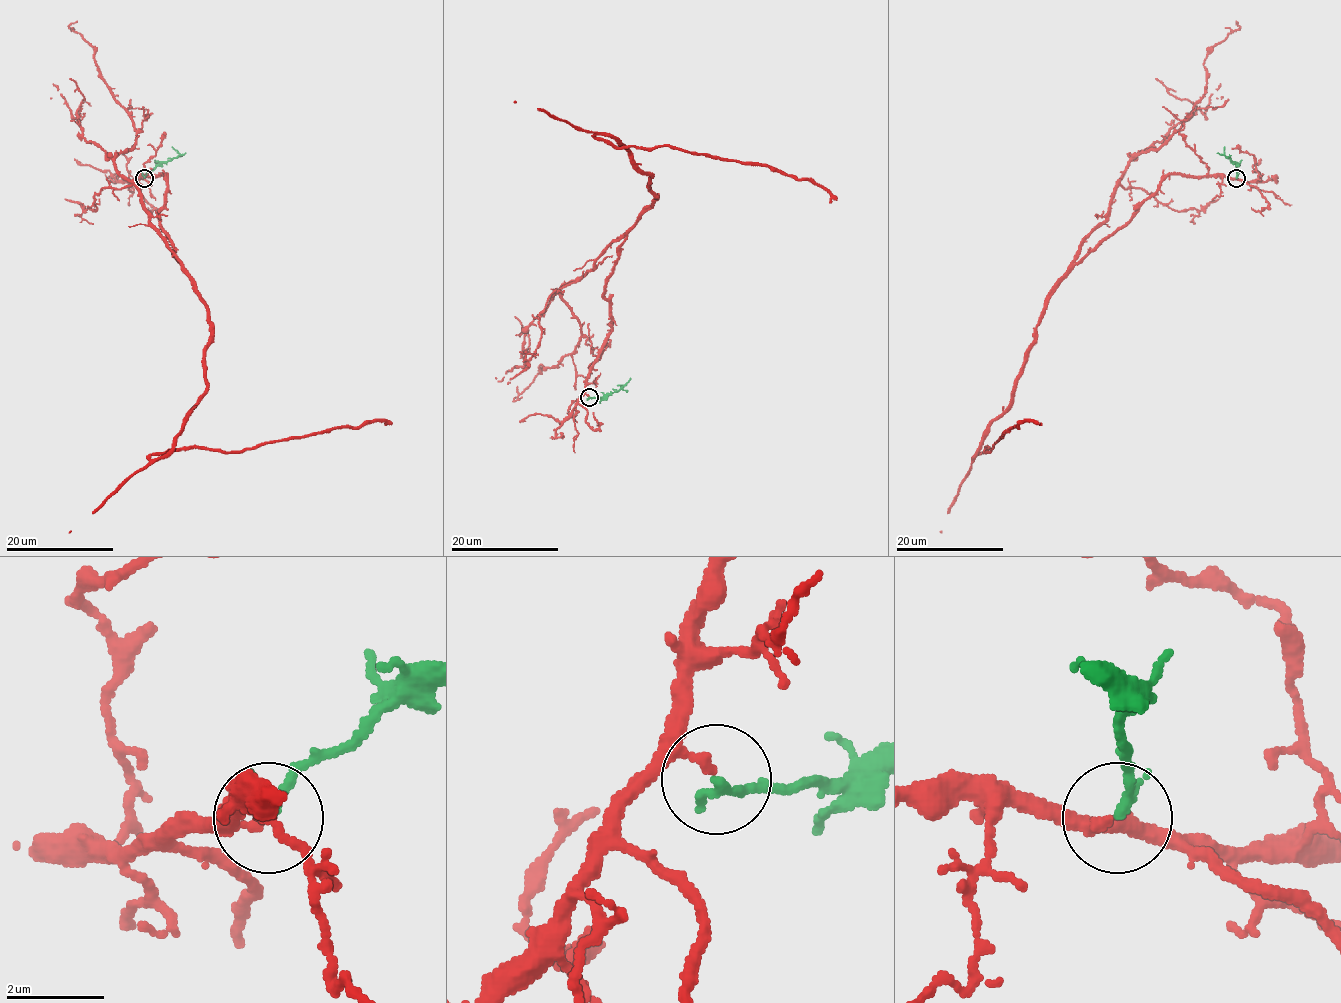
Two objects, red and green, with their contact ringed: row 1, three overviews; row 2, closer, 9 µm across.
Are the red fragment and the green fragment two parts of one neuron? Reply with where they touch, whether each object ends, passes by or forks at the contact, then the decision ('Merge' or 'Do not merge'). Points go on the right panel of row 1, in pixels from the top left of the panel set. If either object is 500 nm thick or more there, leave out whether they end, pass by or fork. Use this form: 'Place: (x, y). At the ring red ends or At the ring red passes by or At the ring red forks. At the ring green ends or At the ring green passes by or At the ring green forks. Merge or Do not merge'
Place: (1236, 178). At the ring red ends. At the ring green ends. Merge

